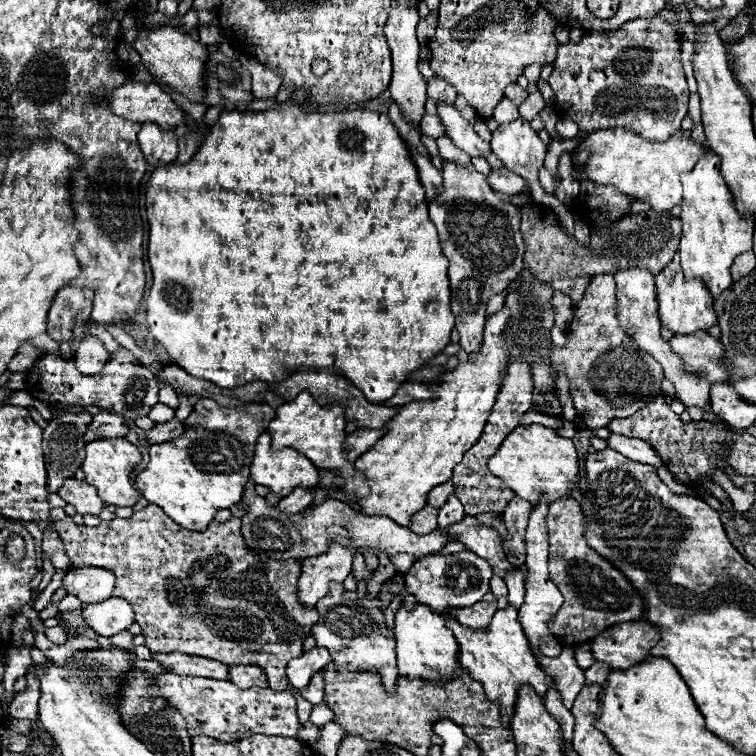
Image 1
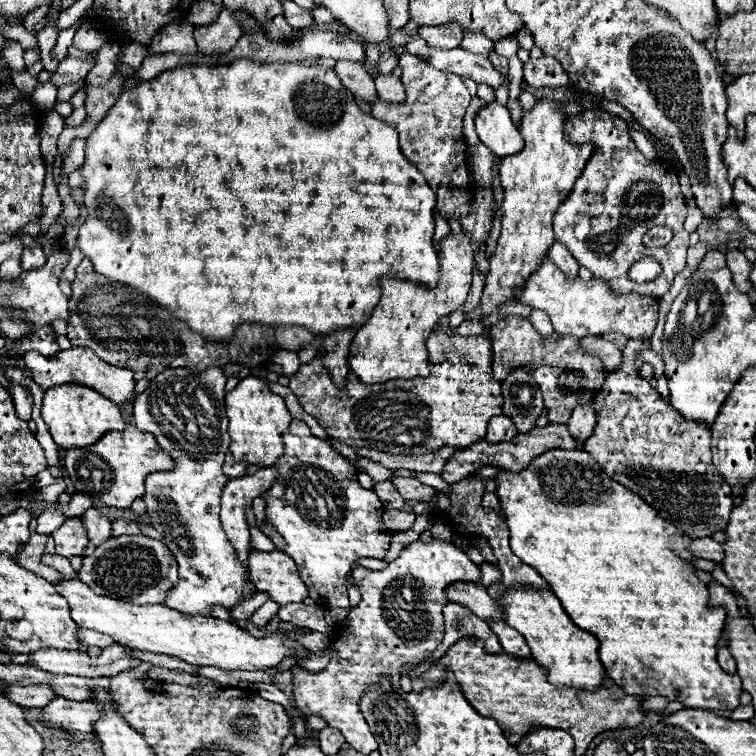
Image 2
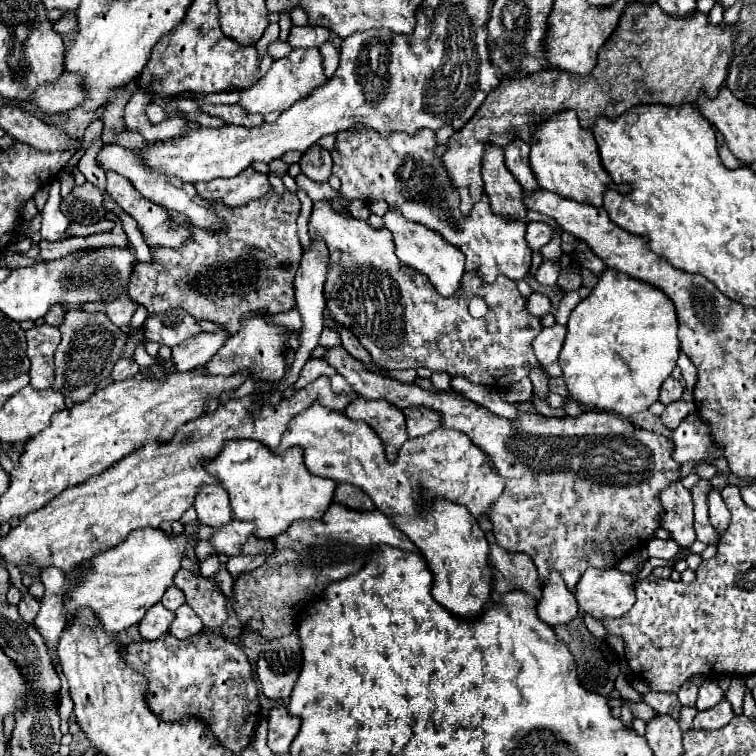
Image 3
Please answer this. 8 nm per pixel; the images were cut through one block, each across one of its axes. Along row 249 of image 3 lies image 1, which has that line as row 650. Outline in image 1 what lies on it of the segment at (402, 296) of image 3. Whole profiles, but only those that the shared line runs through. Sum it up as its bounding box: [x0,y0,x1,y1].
[312,582,398,690]

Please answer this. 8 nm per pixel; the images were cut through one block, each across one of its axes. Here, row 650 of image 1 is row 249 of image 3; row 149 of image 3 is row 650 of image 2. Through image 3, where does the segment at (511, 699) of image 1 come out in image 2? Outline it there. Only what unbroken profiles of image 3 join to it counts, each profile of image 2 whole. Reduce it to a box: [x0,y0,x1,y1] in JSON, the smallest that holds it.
[290,540,480,754]

